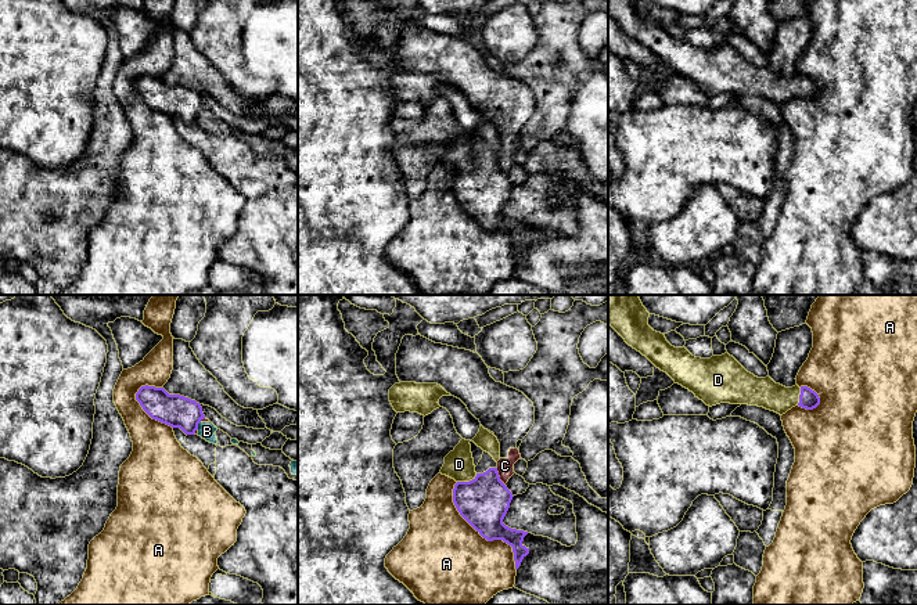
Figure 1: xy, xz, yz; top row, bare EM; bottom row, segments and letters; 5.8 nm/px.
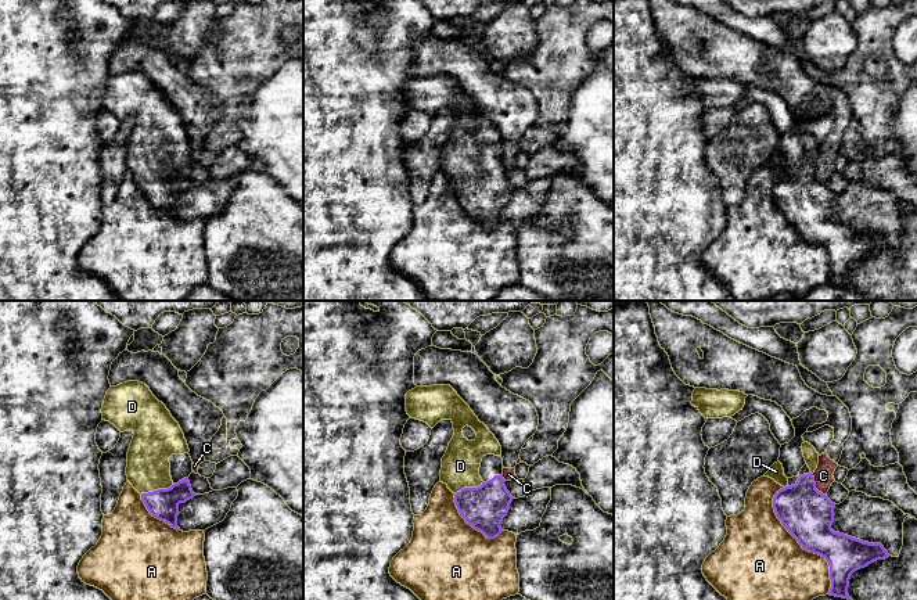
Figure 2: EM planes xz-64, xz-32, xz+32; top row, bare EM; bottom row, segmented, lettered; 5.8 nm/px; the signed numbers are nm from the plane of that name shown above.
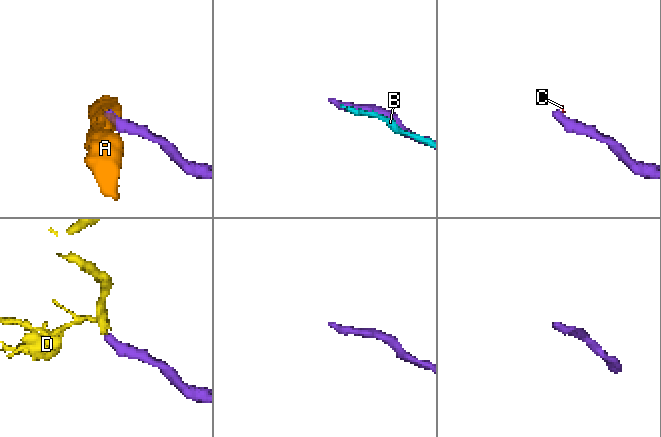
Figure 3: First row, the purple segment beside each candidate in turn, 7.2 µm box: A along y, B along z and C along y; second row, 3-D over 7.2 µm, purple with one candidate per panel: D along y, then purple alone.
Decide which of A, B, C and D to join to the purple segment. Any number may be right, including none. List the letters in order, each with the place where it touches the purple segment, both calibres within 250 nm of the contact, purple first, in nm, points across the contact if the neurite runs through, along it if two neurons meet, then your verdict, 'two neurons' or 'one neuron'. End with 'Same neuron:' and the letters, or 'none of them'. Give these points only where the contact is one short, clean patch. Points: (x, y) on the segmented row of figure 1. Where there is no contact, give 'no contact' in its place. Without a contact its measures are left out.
A: contact xz (481, 535); calibres 300 and 500 nm; two neurons
B: contact xy (197, 425); calibres 190 and 100 nm; two neurons
C: contact xz (499, 476); calibres 300 and 100 nm; border xz (496, 468), (504, 485); two neurons
D: contact xz (467, 482); calibres 300 and 180 nm; way xz (484, 501), (467, 482), (459, 464); one neuron
Same neuron: D

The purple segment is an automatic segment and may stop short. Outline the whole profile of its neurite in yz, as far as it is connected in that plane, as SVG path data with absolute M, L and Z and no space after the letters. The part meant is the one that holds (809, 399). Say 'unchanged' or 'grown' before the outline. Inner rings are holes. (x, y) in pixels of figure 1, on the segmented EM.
grown; M608 295L608 325L706 406L748 404L783 415L795 406L813 410L820 404L819 395L810 388L785 388L770 377L758 378L729 353L701 359L686 347L672 346L664 334L648 325L648 317L637 295Z

